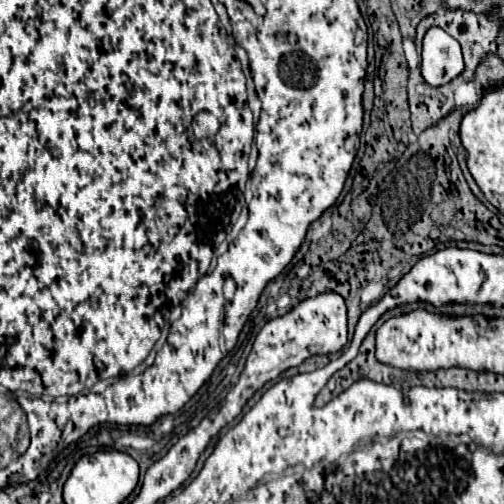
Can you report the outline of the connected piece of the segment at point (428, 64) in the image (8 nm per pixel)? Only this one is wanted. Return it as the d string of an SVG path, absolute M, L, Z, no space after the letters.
M431 27L423 37L421 75L429 85L445 85L463 71L459 43L441 27Z

